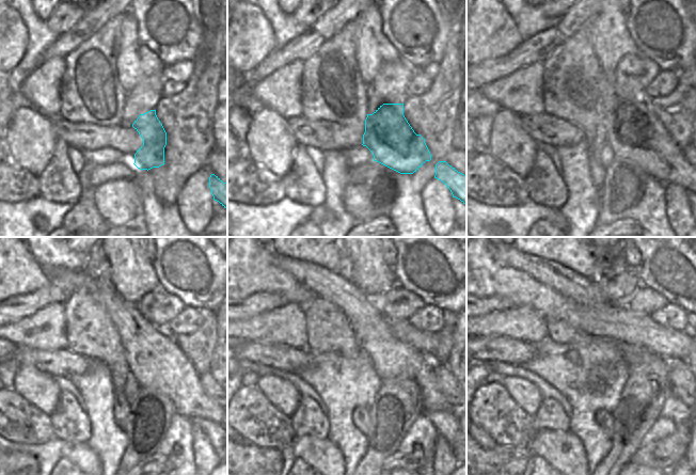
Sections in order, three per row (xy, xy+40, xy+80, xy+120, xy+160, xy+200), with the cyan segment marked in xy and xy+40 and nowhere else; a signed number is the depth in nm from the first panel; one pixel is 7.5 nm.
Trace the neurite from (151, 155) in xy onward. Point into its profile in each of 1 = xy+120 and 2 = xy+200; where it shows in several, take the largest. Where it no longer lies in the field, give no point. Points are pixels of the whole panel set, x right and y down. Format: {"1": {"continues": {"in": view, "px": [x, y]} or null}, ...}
{"1": {"continues": {"in": "xy+120", "px": [154, 359]}}, "2": {"continues": {"in": "xy+200", "px": [558, 278]}}}

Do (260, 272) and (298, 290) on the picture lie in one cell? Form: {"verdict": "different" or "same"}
{"verdict": "same"}

